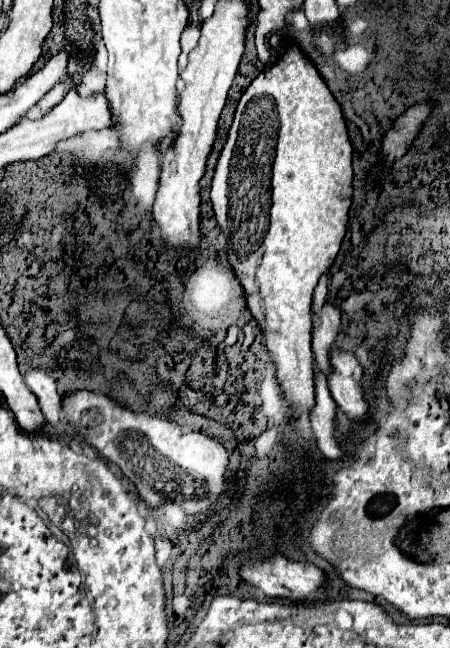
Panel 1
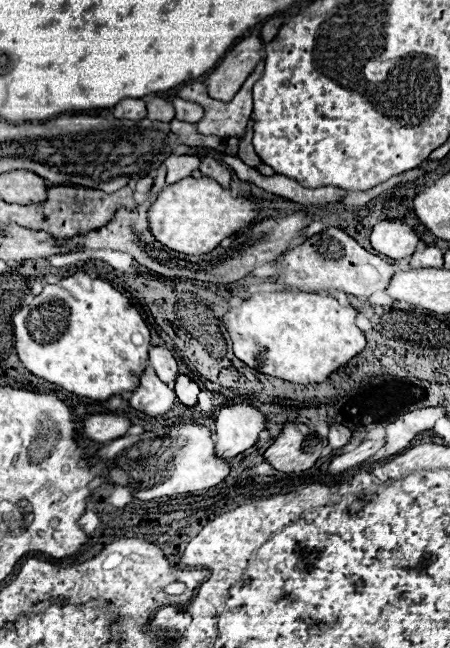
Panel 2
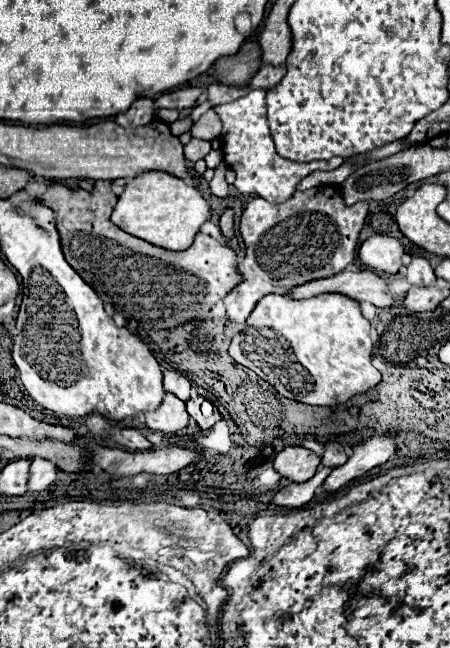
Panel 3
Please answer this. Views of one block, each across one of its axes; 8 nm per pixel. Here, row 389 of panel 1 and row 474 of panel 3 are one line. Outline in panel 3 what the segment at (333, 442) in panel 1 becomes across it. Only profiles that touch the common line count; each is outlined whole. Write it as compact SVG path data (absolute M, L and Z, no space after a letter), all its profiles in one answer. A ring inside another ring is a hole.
M322 468L318 470L312 480L302 482L302 484L290 484L286 488L282 488L278 494L274 494L272 504L276 506L290 506L290 508L300 508L304 504L308 504L314 498L314 490L318 486L322 486L324 478L332 472L332 468Z

